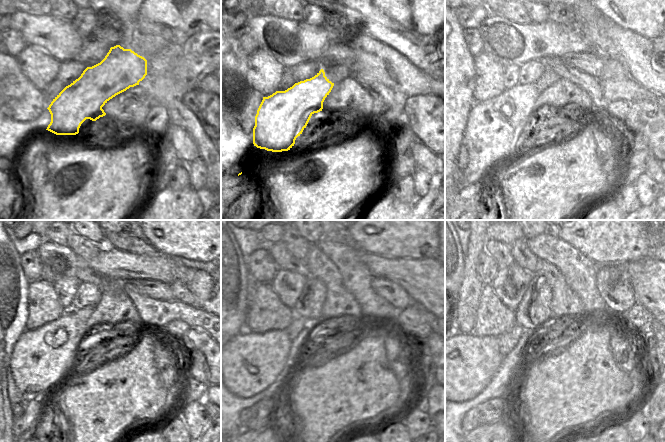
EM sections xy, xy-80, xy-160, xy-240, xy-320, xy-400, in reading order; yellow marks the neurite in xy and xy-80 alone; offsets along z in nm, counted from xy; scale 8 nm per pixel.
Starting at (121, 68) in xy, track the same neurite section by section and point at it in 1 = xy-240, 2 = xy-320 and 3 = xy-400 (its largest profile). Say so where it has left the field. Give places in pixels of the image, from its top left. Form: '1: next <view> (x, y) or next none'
1: next xy-240 (42, 358)
2: next xy-320 (247, 364)
3: next xy-400 (465, 363)

